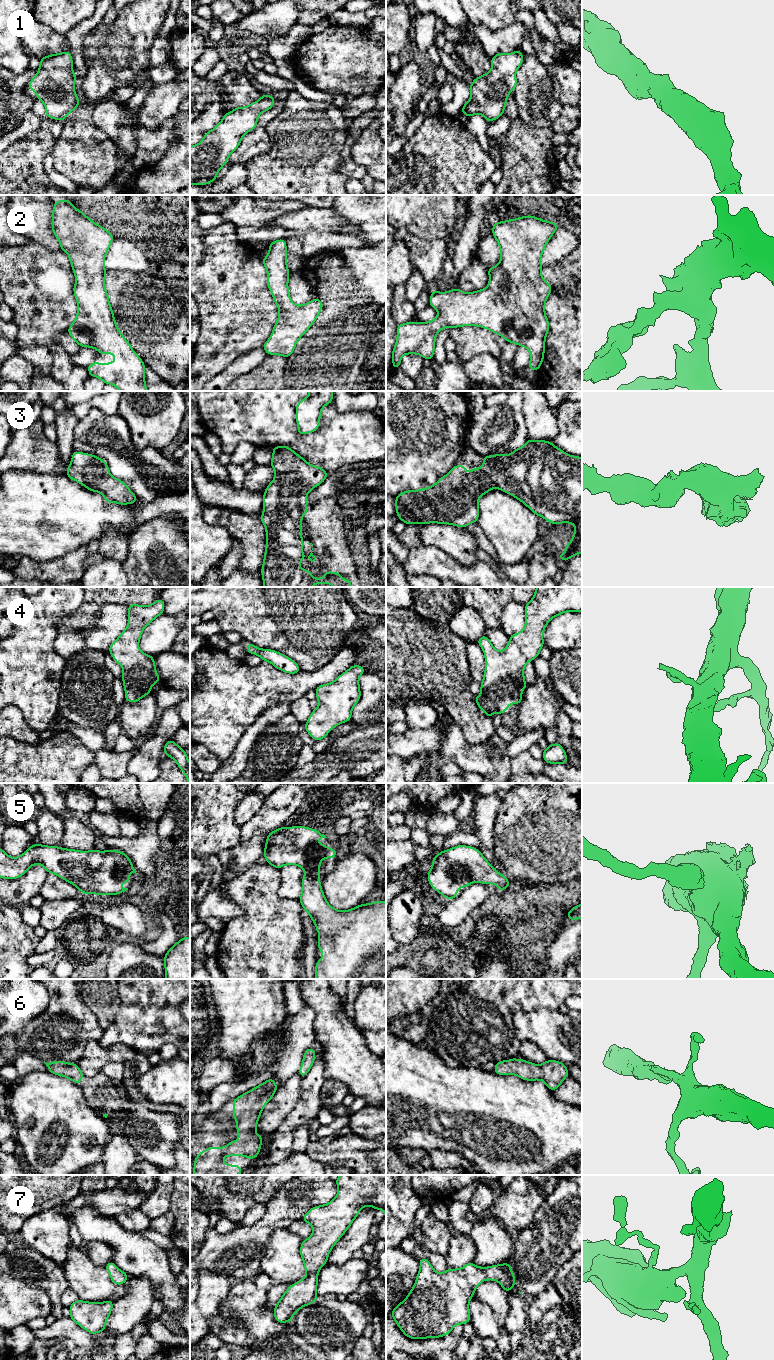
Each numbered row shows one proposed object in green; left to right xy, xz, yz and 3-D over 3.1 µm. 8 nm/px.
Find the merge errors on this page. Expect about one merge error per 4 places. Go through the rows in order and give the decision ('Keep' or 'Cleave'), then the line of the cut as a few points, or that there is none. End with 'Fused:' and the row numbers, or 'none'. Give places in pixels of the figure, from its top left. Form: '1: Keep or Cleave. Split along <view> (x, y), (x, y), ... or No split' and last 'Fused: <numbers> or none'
1: Keep. No split
2: Keep. No split
3: Keep. No split
4: Keep. No split
5: Keep. No split
6: Keep. No split
7: Keep. No split
Fused: none

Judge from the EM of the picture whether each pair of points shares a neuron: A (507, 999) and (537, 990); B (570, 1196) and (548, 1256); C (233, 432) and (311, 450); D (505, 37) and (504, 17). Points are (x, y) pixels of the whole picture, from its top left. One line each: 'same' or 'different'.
A: same
B: same
C: same
D: different

